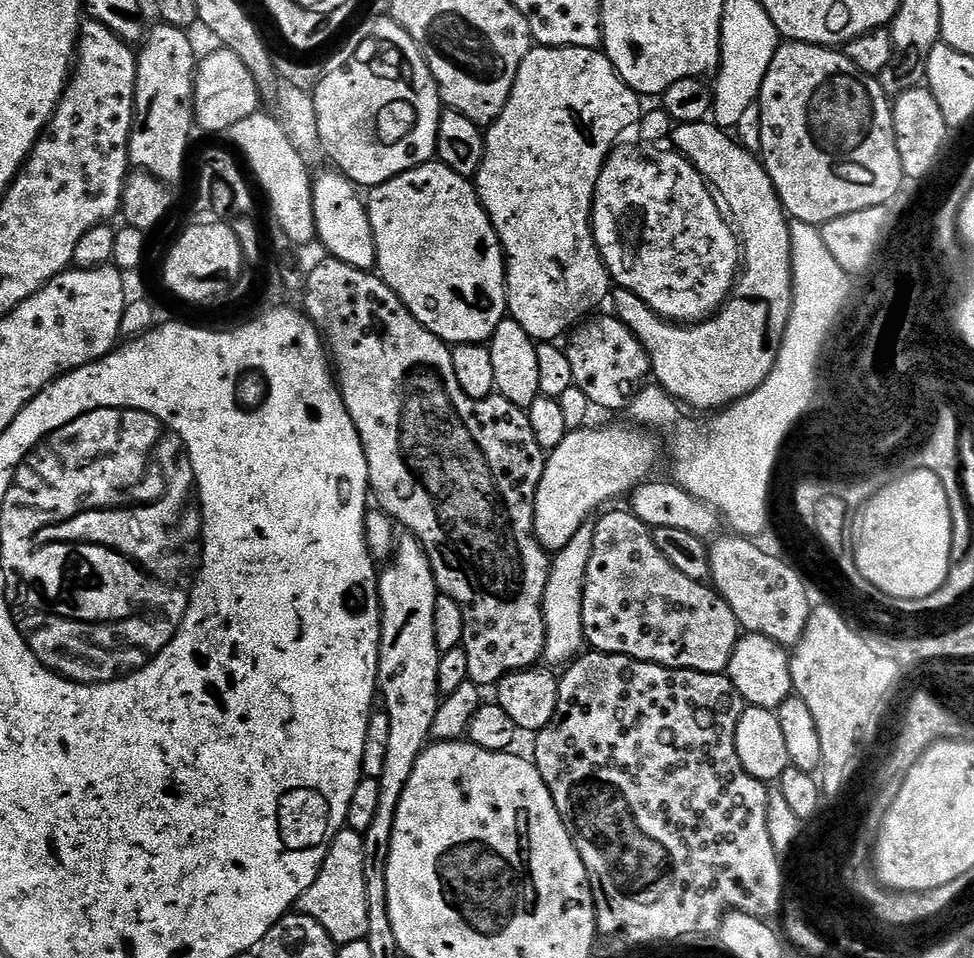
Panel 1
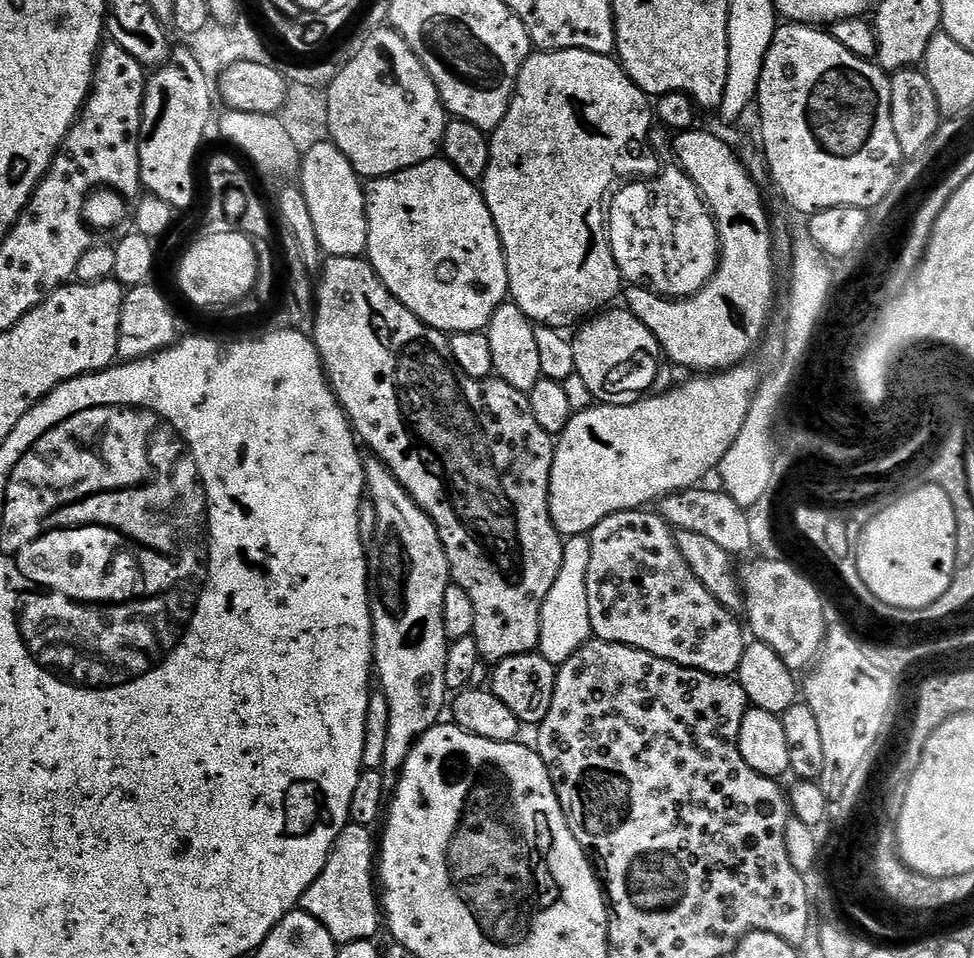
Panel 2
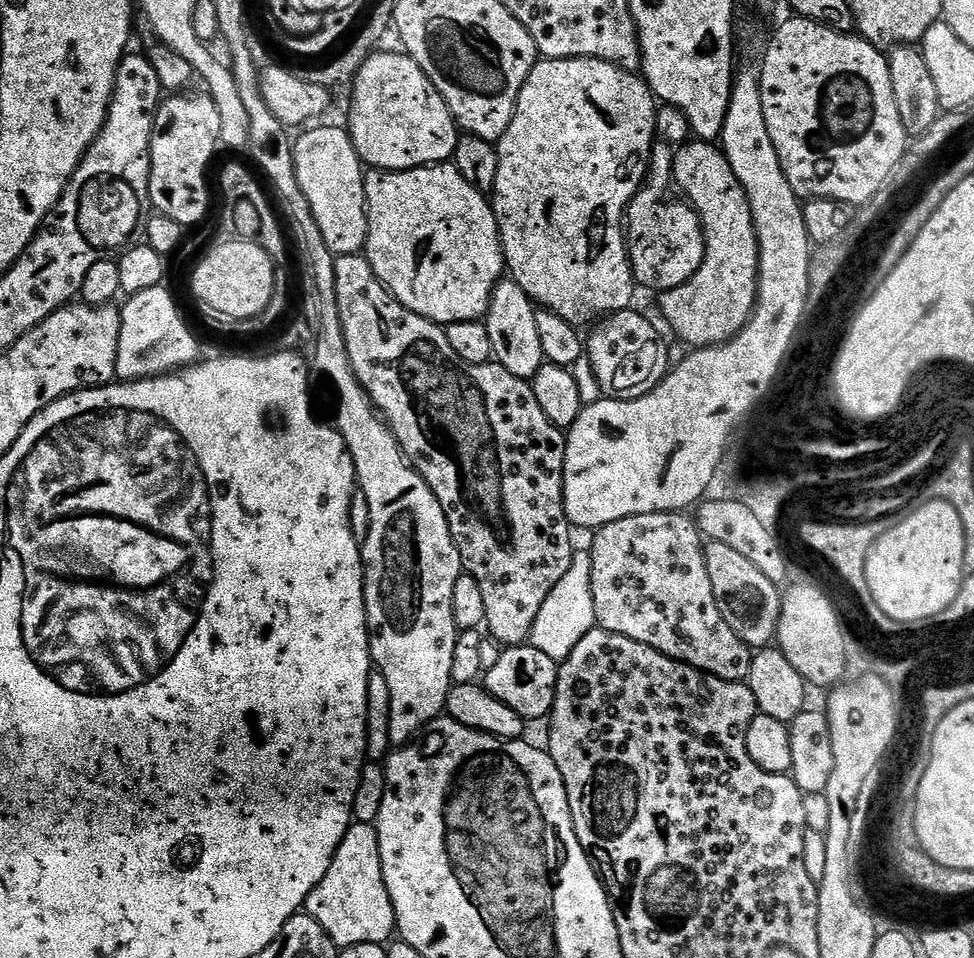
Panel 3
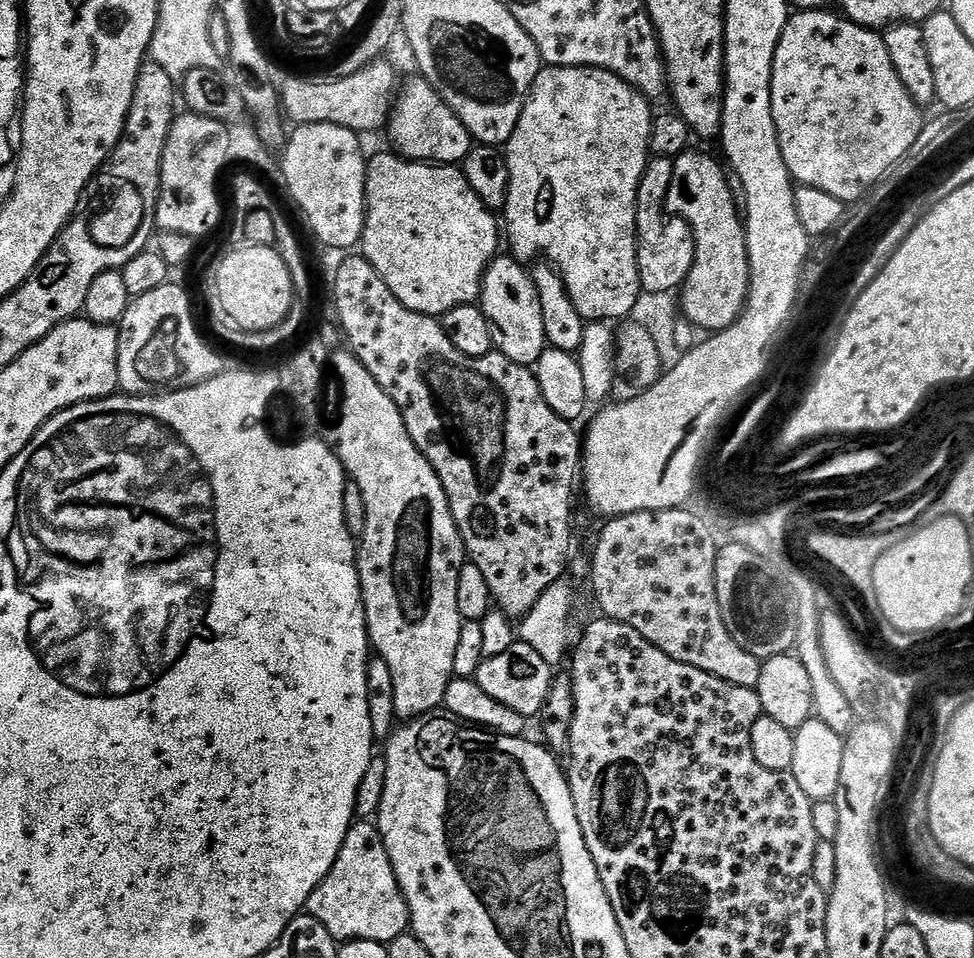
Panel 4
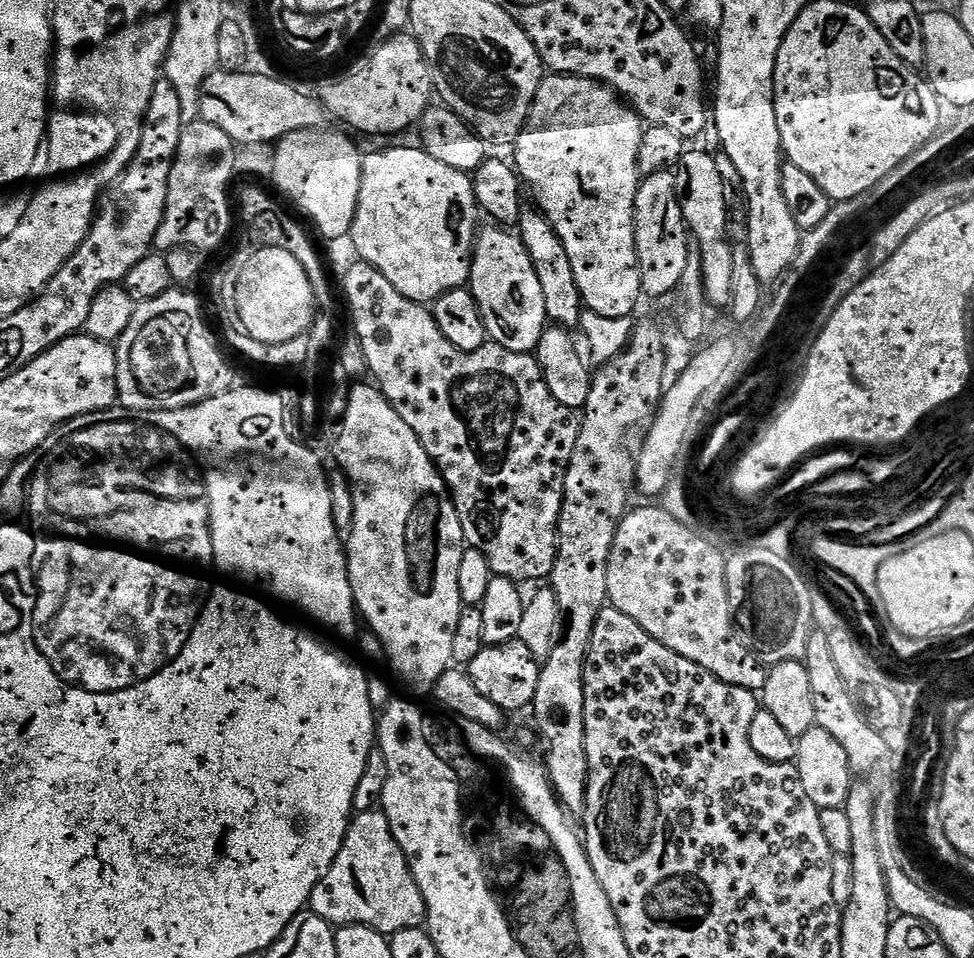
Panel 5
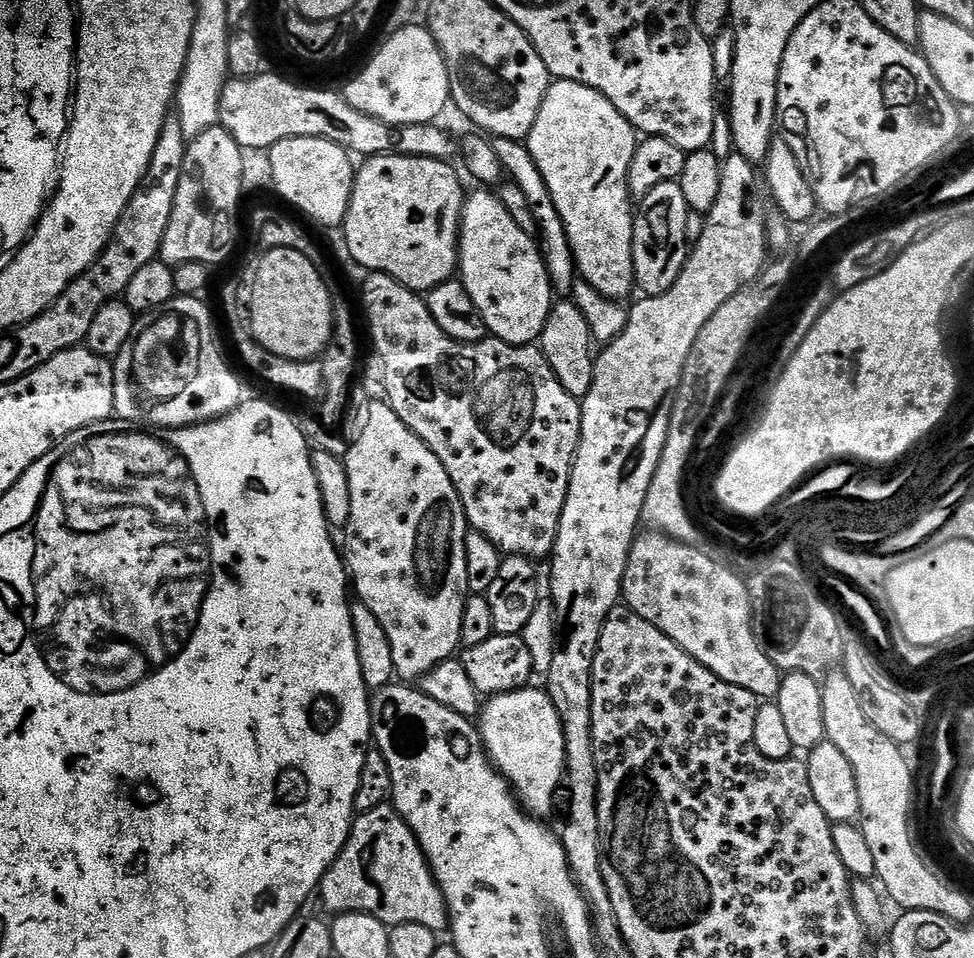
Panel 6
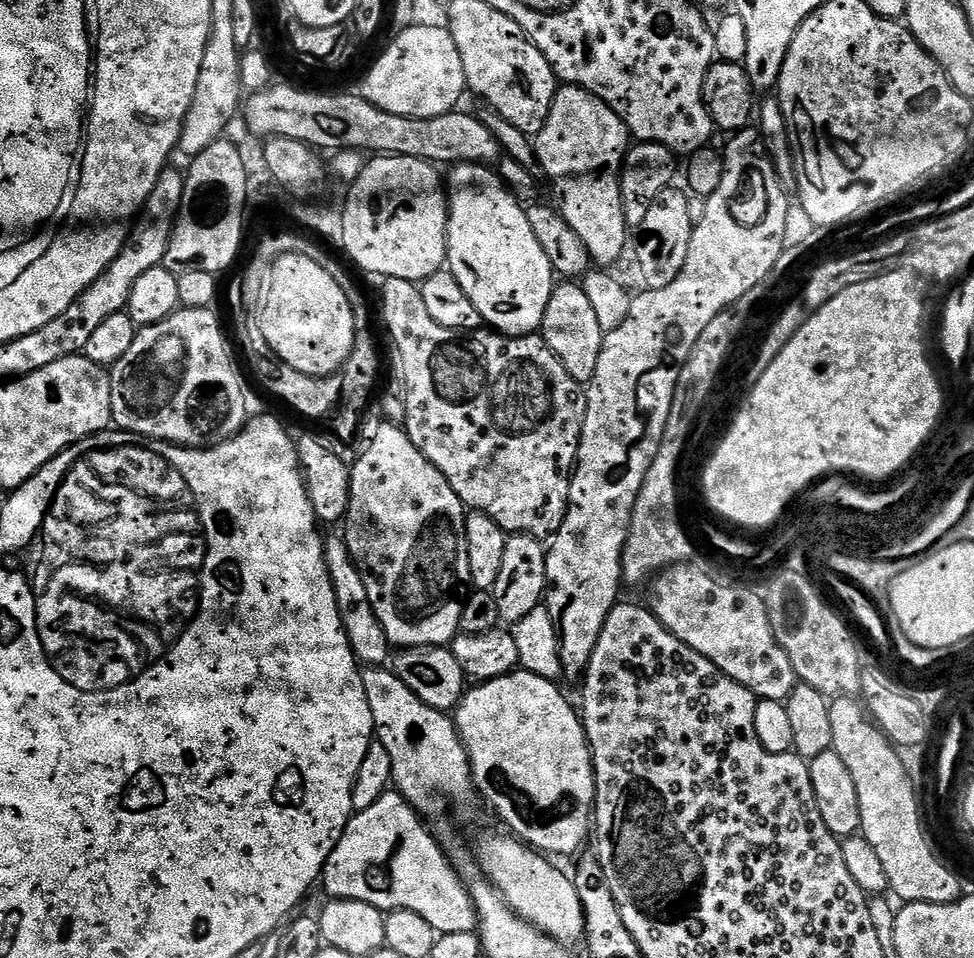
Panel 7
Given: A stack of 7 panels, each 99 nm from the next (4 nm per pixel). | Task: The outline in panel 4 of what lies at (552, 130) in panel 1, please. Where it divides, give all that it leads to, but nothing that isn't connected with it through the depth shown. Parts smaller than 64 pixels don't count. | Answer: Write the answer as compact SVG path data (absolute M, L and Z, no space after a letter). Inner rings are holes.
M544 66L506 145L510 170L510 186L502 209L506 244L512 247L511 255L521 262L537 258L551 262L560 271L585 322L620 322L631 317L642 293L636 257L636 197L650 161L648 143L654 111L648 104L649 97L605 68Z

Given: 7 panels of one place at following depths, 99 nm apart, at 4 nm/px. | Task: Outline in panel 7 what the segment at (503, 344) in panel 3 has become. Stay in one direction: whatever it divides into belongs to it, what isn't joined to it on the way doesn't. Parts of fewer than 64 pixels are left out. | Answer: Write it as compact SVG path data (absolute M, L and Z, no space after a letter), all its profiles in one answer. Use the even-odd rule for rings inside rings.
M457 164L446 176L448 197L447 271L458 278L458 286L466 290L466 298L474 302L481 321L489 329L506 336L530 336L541 331L546 306L552 297L554 273L546 250L538 242L530 226L527 207L500 179L499 171L483 164Z

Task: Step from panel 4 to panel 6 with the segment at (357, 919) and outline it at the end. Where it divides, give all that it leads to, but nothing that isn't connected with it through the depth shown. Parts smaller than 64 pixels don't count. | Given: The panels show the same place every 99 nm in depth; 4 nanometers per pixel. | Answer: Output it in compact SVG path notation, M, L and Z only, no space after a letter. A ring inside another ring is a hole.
M391 803L361 812L353 819L352 832L328 873L320 881L318 900L331 914L370 914L386 925L418 922L437 934L449 931L448 907L444 895L414 838L410 826Z

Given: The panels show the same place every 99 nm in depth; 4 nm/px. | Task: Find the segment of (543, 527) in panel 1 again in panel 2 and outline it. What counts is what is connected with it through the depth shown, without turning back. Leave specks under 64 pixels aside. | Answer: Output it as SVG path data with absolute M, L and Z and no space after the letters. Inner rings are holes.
M745 362L737 364L735 368L728 368L725 372L713 372L711 374L696 374L684 385L675 386L668 392L660 395L648 394L643 399L632 405L608 405L596 402L591 408L575 413L570 418L566 430L562 430L556 440L556 453L554 454L554 466L550 470L550 494L548 495L548 505L550 506L550 518L554 526L565 538L584 538L591 533L602 518L610 518L610 514L619 512L630 512L643 509L645 506L655 505L664 496L669 496L675 492L681 492L687 488L695 488L701 483L700 480L707 472L715 473L723 461L723 456L727 454L732 437L738 438L742 431L743 423L750 412L750 406L756 391L759 389L762 379L762 372L756 368L751 368L751 363Z

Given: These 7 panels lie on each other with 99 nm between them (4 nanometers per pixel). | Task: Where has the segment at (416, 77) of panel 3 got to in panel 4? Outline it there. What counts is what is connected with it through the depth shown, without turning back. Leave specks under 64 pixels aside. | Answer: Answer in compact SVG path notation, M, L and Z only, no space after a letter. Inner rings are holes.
M415 78L399 89L386 125L386 133L392 139L391 147L399 155L417 162L435 162L449 166L459 165L474 146L472 135L466 126L450 110L450 106L423 78Z

